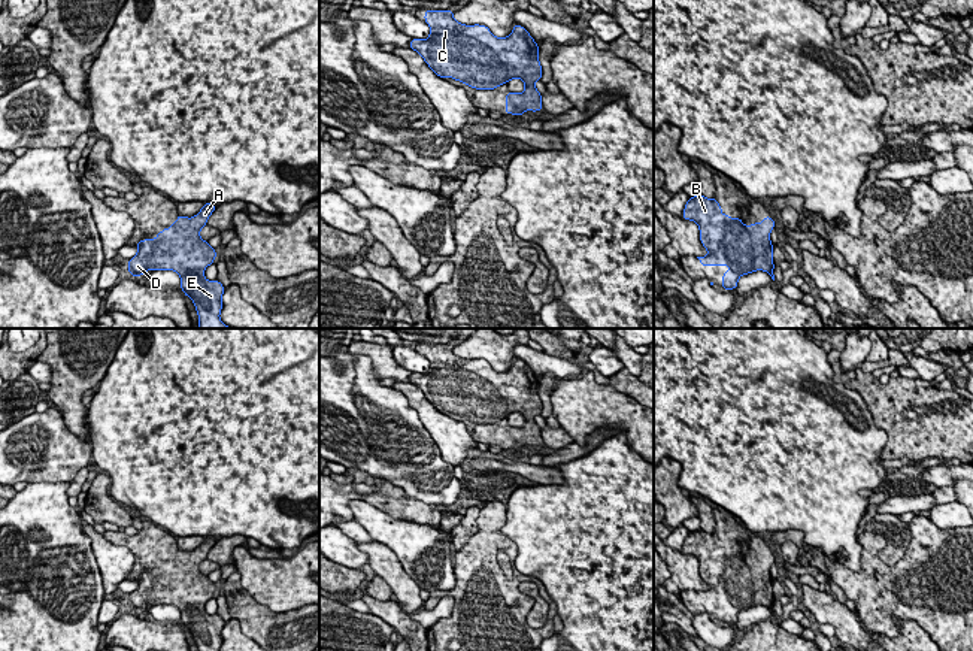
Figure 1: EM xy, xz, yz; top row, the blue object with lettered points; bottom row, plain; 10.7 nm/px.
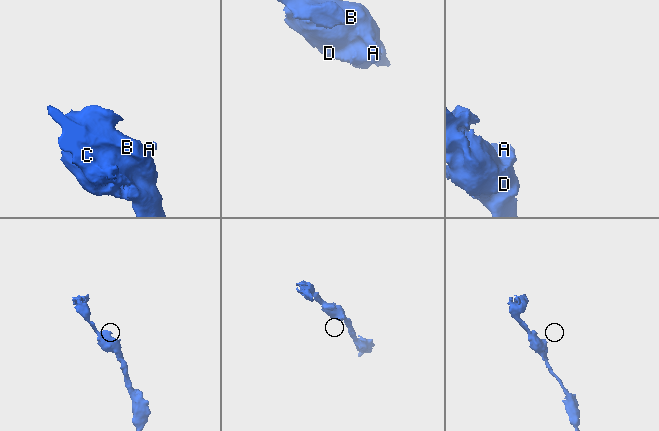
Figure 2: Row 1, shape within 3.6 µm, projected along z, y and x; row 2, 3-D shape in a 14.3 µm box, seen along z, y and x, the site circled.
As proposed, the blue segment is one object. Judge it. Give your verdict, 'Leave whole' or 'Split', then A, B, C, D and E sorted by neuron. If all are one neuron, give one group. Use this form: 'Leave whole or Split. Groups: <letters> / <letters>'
Leave whole. Groups: A B C D E

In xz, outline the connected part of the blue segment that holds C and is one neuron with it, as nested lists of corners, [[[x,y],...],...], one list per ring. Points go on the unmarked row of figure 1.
[[[425,343],[424,355],[430,360],[430,370],[410,373],[409,382],[416,385],[439,412],[452,412],[475,424],[495,424],[510,414],[521,414],[524,426],[521,429],[507,426],[506,429],[506,449],[513,448],[521,452],[525,445],[543,443],[542,429],[534,421],[543,408],[537,393],[539,379],[522,360],[515,358],[507,372],[497,372],[486,360],[466,360],[455,355],[451,343]]]

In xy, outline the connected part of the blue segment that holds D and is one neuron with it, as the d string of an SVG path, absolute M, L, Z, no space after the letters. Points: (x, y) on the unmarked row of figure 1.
M204 538L193 552L178 548L170 563L163 563L155 573L136 576L137 588L128 594L127 605L139 612L146 605L173 605L181 611L181 624L195 641L198 651L219 651L224 620L207 615L204 605L216 593L216 585L200 572L216 541Z

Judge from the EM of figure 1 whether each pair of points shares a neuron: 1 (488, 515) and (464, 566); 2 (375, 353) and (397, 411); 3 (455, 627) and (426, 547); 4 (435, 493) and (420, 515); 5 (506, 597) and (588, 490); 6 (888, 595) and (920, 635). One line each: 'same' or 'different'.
1: same
2: different
3: same
4: different
5: different
6: different

